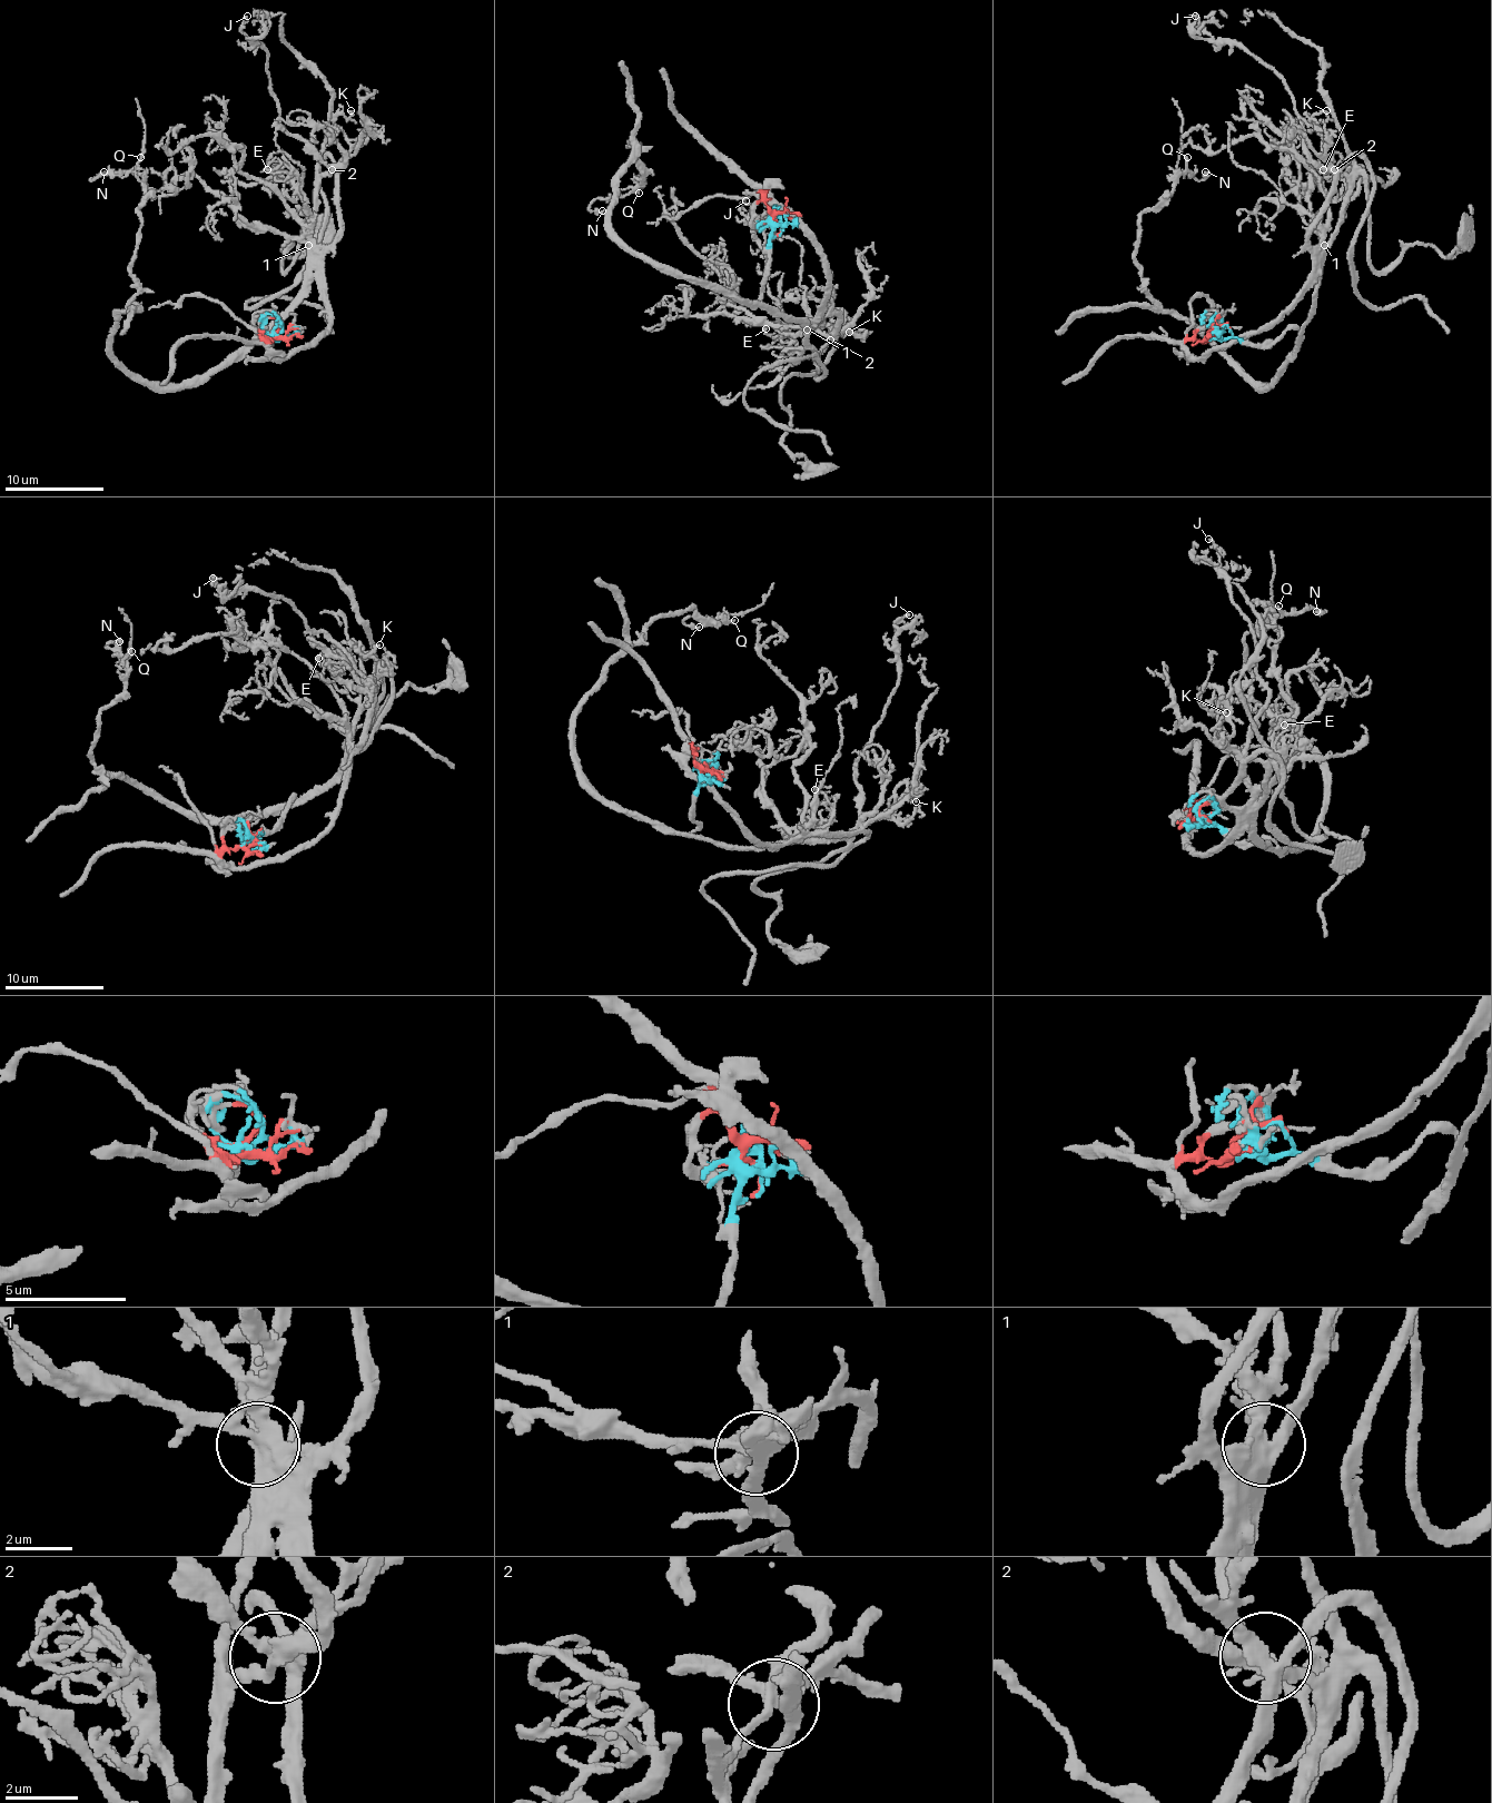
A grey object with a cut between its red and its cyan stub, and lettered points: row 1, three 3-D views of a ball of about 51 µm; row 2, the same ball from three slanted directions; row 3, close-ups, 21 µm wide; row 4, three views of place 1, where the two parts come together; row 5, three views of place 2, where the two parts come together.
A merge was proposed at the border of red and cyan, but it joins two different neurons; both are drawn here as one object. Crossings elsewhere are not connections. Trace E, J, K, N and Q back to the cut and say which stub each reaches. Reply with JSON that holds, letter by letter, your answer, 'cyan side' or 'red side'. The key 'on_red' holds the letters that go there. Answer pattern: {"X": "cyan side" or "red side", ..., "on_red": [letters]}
{"E": "cyan side", "J": "red side", "K": "red side", "N": "cyan side", "Q": "cyan side", "on_red": ["J", "K"]}

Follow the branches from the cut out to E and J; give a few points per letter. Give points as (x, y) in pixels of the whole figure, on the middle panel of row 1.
E: (774, 217), (767, 277), (760, 302), (802, 324), (807, 329), (807, 347), (794, 352), (764, 329)
J: (774, 217), (767, 190), (821, 257), (821, 317), (839, 317), (835, 340), (779, 319), (744, 200)

